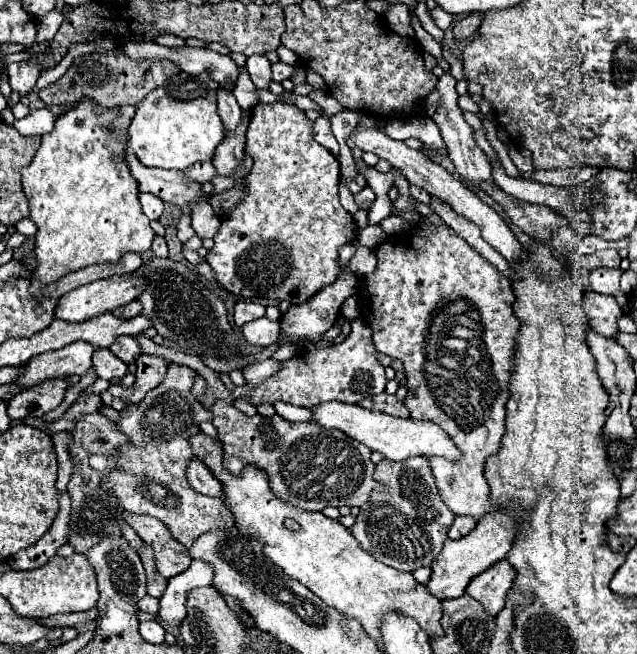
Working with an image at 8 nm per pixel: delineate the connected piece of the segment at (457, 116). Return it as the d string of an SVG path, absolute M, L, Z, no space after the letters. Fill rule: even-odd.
M444 73L440 79L438 79L438 85L436 89L440 91L442 99L438 103L438 109L436 109L436 115L432 117L436 121L436 125L440 127L440 133L444 137L444 143L448 147L448 157L452 159L452 163L456 165L456 173L468 183L468 187L474 191L474 193L480 193L480 183L482 181L492 181L492 167L484 155L484 151L476 145L474 137L472 137L472 127L466 123L464 115L462 115L462 109L458 107L458 93L454 89L456 85L456 79L450 75L450 73Z

